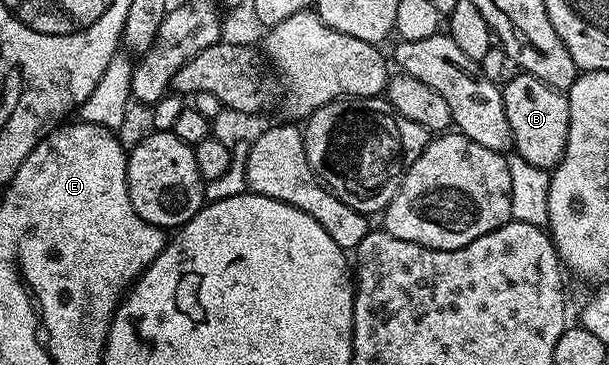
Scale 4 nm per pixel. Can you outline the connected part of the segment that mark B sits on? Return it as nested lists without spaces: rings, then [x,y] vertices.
[[[516,73],[508,84],[503,84],[502,90],[514,151],[534,166],[545,169],[555,167],[564,155],[568,140],[570,113],[567,94],[523,73]]]

